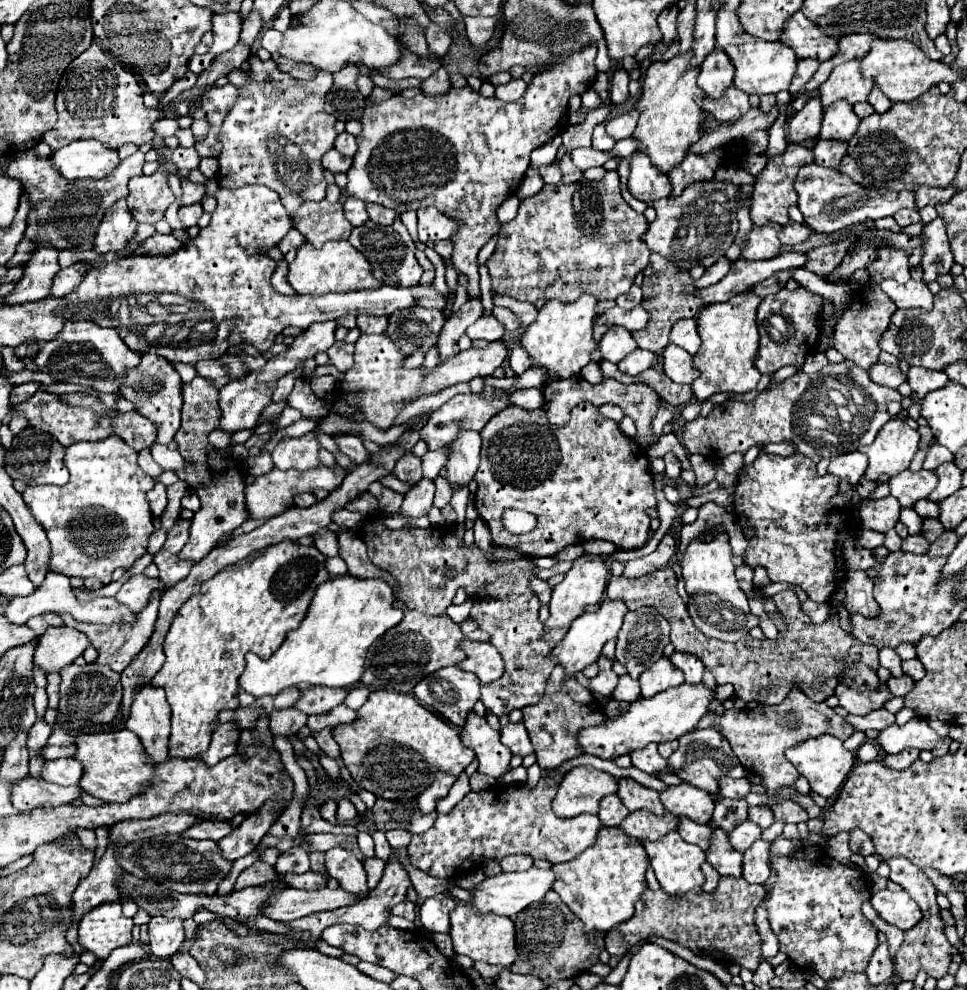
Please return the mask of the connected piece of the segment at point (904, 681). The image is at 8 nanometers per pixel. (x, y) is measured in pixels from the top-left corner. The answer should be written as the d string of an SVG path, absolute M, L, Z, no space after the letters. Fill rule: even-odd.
M906 674L900 676L900 678L890 676L890 680L888 680L886 684L888 684L888 688L890 688L890 692L892 692L894 696L904 696L904 694L908 694L908 690L914 686L914 680L908 678Z

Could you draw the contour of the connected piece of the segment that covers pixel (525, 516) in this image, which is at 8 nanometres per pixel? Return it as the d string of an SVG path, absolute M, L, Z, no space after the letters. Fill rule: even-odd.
M504 510L502 524L510 534L524 534L536 528L538 518L536 514L530 514L524 510Z

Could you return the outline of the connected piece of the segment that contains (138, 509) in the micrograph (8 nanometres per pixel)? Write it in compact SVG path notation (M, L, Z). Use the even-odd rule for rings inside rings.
M108 436L100 442L76 442L68 446L64 464L70 470L70 482L66 486L26 486L22 492L28 510L36 522L42 524L50 540L48 570L78 578L96 576L104 584L110 584L116 568L130 568L146 552L148 536L154 530L146 494L154 486L154 480L138 466L138 452L116 436Z

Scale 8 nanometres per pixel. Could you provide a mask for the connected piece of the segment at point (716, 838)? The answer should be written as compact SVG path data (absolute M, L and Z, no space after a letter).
M714 828L710 836L710 846L706 850L706 860L722 874L722 876L740 876L742 854L732 850L728 844L728 836L724 830Z

